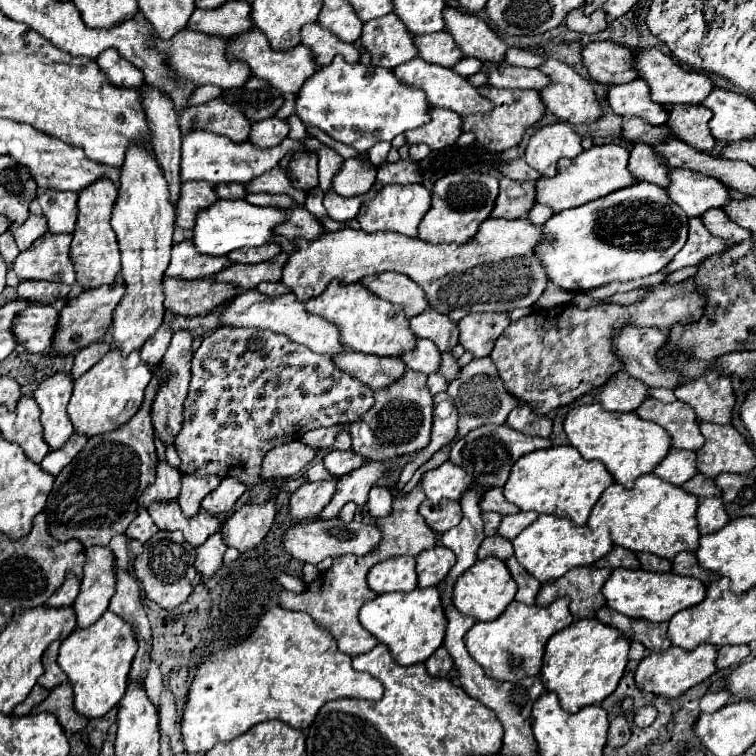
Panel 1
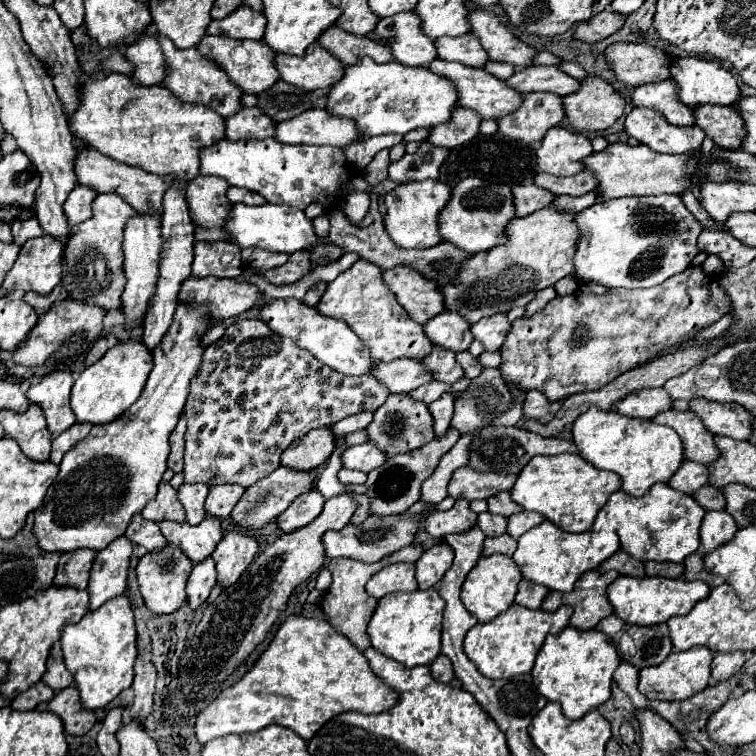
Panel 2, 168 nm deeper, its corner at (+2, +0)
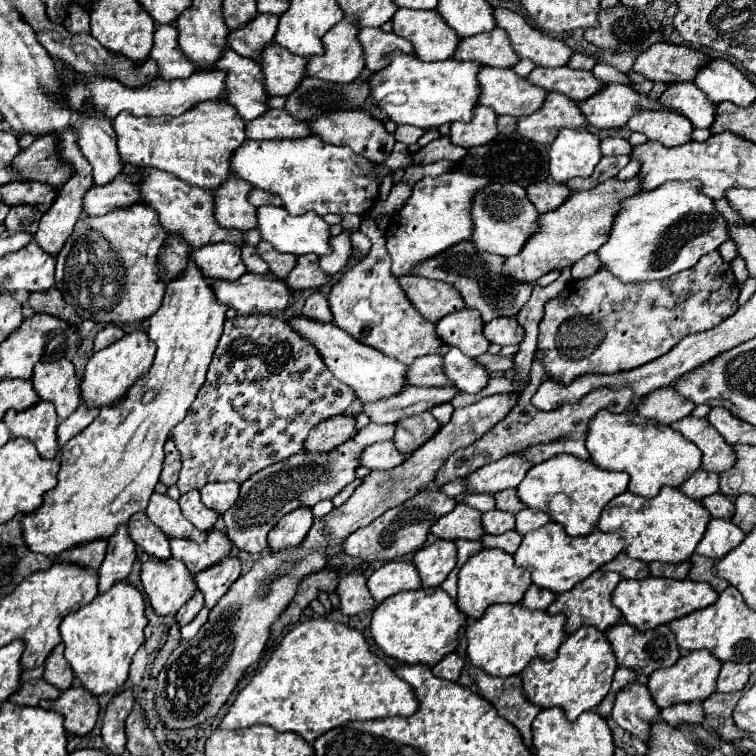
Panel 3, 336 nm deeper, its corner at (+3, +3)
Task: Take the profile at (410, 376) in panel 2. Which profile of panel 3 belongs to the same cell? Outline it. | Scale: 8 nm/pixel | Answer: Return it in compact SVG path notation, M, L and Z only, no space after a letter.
M425 355L415 359L415 363L409 367L407 377L411 385L441 387L449 383L449 377L443 371L443 359L439 355Z

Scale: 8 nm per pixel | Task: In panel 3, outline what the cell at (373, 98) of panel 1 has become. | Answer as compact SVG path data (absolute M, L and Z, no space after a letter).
M399 51L391 55L391 63L385 69L371 75L371 97L397 125L427 129L453 121L469 123L481 93L477 83L479 71L481 63L457 59L427 63L417 59L415 55Z

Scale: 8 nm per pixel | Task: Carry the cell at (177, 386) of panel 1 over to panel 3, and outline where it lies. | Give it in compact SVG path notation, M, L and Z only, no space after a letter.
M169 439L165 443L165 463L163 463L163 471L161 471L161 483L167 487L175 485L179 471L181 471L181 457L179 457L175 443Z

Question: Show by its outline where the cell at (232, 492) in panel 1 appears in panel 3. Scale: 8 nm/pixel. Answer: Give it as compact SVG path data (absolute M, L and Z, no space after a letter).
M225 481L225 483L209 483L205 487L199 489L201 493L201 501L217 511L217 513L225 513L239 497L239 485L233 481Z

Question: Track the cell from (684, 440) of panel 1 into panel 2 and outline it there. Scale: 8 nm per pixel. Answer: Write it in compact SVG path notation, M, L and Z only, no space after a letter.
M666 410L662 414L656 414L652 420L658 424L666 424L678 432L678 436L682 438L684 456L688 460L708 464L718 458L718 448L712 440L712 434L704 428L702 420L692 410Z

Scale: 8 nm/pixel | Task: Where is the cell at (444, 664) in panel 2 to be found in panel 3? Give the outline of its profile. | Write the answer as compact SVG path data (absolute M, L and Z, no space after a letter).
M449 653L433 667L433 675L447 681L459 681L463 665L465 665L465 659L459 653Z

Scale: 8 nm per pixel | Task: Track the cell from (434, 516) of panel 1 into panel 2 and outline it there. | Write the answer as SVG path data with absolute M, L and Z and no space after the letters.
M456 500L456 504L446 512L430 512L424 518L426 532L434 538L442 538L452 532L466 532L476 524L476 514L470 510L466 500Z

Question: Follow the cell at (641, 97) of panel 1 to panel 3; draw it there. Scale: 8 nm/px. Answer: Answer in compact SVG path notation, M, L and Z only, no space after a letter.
M695 83L669 85L661 95L661 103L665 107L677 109L681 115L685 115L693 123L693 127L709 129L713 125L713 115L717 105L709 101L707 95L695 87Z

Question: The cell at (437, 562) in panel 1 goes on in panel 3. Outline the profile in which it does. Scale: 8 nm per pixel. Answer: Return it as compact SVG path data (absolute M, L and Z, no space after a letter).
M437 539L435 543L421 547L415 553L413 563L421 575L423 587L439 587L443 579L455 569L457 547L453 541Z

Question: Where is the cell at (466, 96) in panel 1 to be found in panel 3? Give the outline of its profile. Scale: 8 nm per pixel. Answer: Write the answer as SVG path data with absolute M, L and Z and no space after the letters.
M483 67L479 71L481 97L479 103L493 107L497 115L525 117L541 109L547 91L529 83L527 77L519 77L513 69Z

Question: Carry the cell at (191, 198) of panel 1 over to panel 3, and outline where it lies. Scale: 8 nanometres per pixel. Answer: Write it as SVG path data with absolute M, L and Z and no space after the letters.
M229 177L215 195L215 219L221 227L249 231L257 227L257 207L249 203L249 191L253 187L245 179Z

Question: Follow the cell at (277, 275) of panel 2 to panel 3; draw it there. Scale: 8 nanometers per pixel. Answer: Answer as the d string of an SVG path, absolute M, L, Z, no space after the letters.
M301 255L297 259L295 269L289 273L285 279L287 285L295 291L303 289L319 289L329 283L329 275L319 267L319 257L317 255Z

